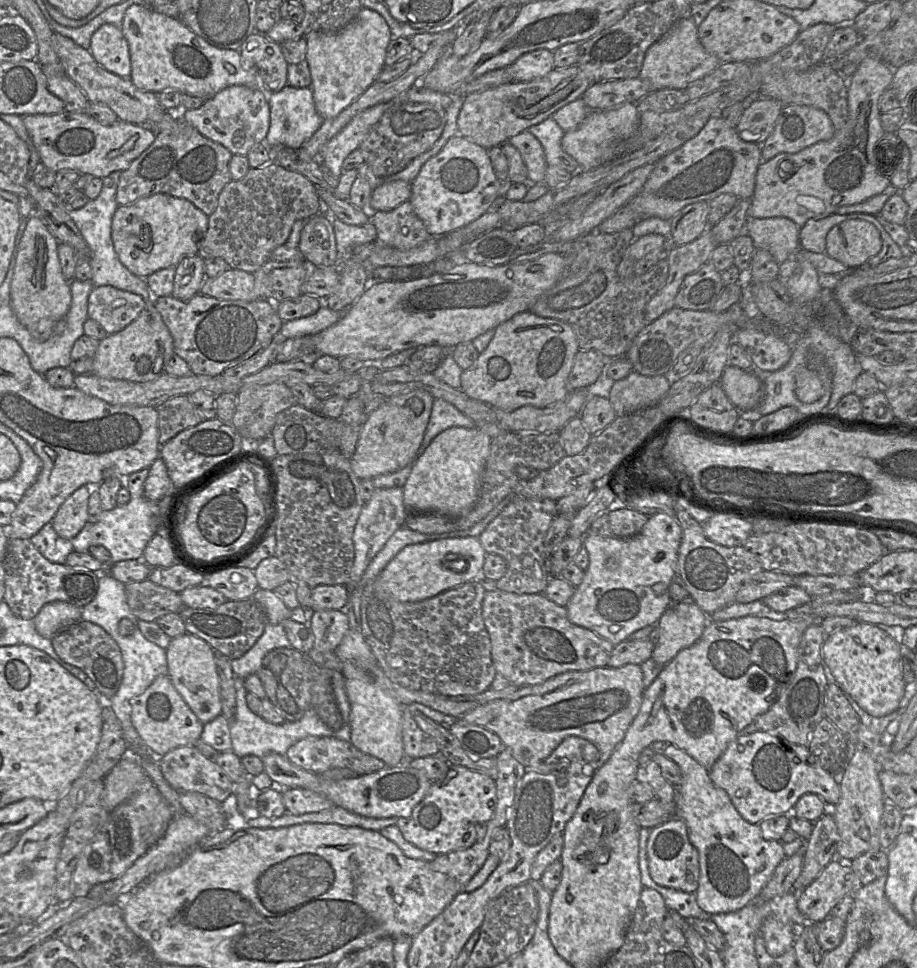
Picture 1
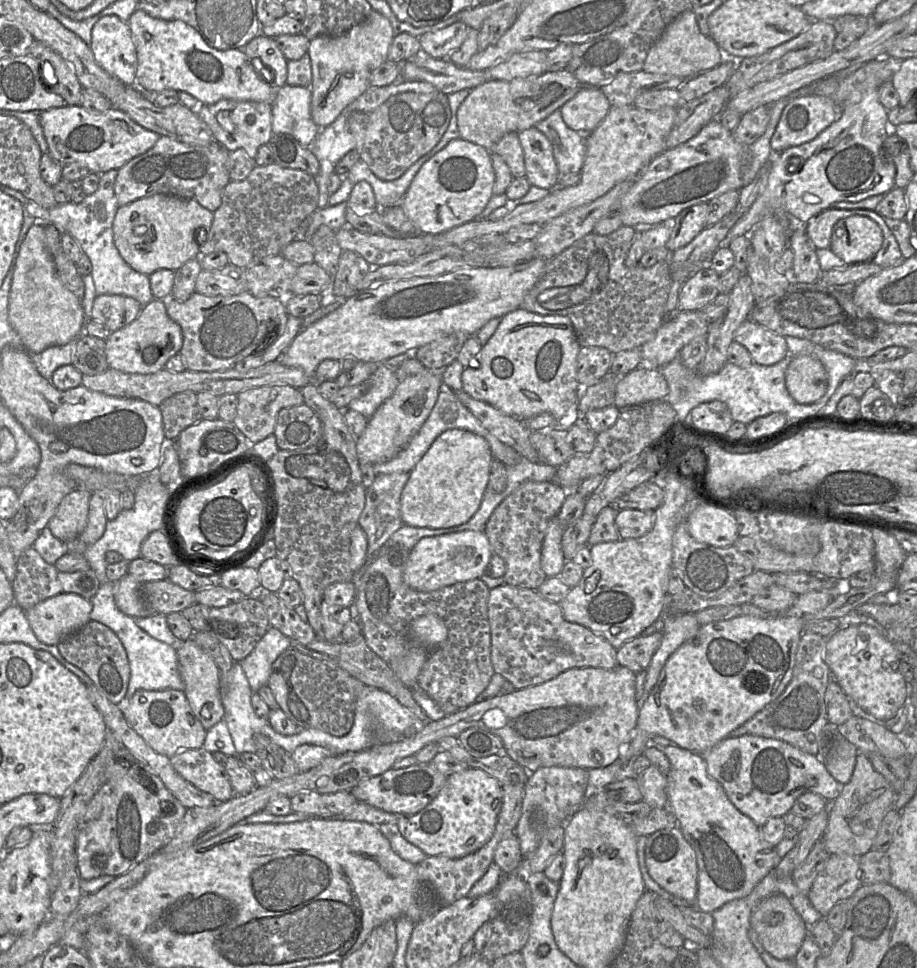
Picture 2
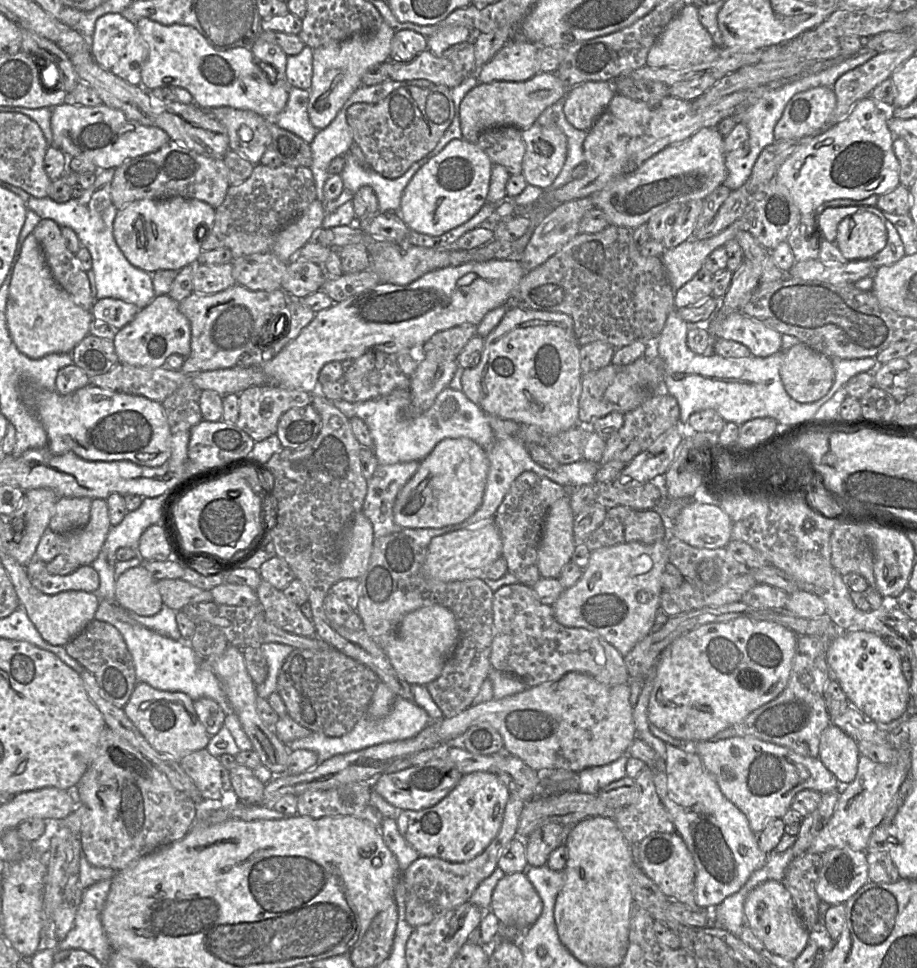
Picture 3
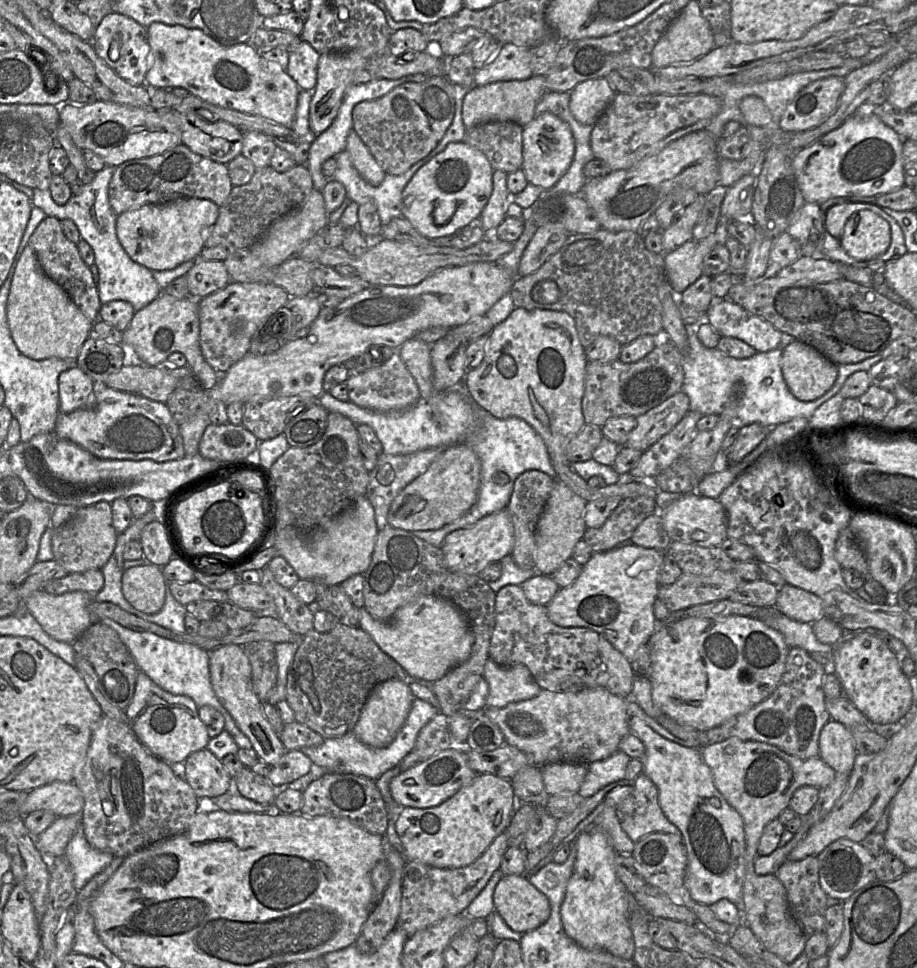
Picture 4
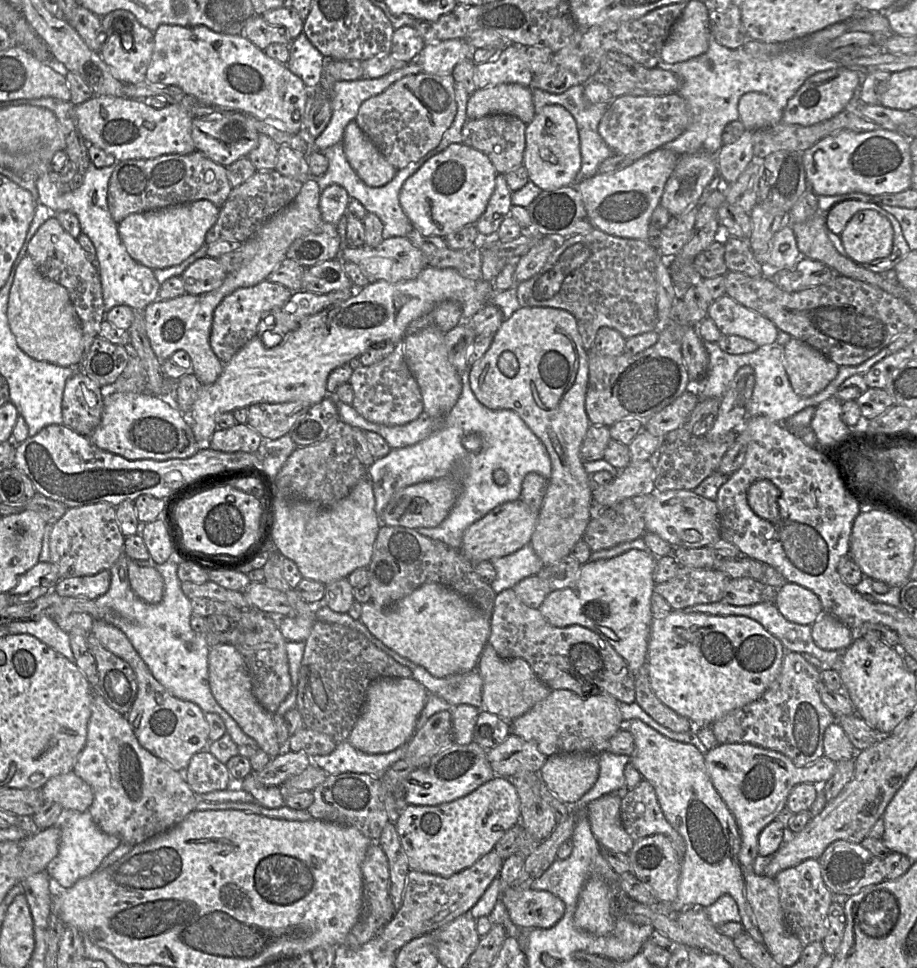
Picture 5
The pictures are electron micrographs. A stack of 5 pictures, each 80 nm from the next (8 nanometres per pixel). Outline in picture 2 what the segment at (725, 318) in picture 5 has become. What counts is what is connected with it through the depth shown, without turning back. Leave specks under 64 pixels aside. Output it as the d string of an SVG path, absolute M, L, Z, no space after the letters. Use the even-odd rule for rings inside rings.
M747 319L735 331L733 341L744 346L754 363L771 366L788 353L785 337Z

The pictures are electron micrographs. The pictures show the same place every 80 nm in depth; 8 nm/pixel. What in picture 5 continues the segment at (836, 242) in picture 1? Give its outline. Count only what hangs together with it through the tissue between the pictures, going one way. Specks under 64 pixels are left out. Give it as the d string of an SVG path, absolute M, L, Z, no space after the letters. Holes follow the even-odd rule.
M874 210L858 211L840 236L848 256L858 264L887 257L893 248L892 225Z

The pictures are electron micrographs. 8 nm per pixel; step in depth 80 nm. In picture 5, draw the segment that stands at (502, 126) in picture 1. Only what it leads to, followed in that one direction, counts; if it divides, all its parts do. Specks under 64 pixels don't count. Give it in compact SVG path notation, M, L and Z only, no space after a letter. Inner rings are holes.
M516 83L477 89L469 96L467 118L479 119L492 114L507 114L529 124L535 114L532 86Z

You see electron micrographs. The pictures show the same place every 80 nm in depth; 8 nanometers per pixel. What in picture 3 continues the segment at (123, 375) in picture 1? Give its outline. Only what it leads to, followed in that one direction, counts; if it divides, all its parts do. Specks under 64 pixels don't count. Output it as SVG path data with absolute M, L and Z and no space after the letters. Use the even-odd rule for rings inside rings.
M167 295L155 296L135 317L119 329L113 339L120 364L159 368L172 354L188 357L191 351L191 326L187 317L179 311L179 302Z

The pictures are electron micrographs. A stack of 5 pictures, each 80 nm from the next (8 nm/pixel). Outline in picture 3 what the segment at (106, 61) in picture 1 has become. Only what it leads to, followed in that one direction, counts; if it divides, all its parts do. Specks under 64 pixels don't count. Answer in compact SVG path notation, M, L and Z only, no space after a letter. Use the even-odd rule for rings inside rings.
M109 13L100 17L95 24L91 54L103 69L125 80L131 85L141 82L141 69L148 56L148 46L135 24L119 13Z

